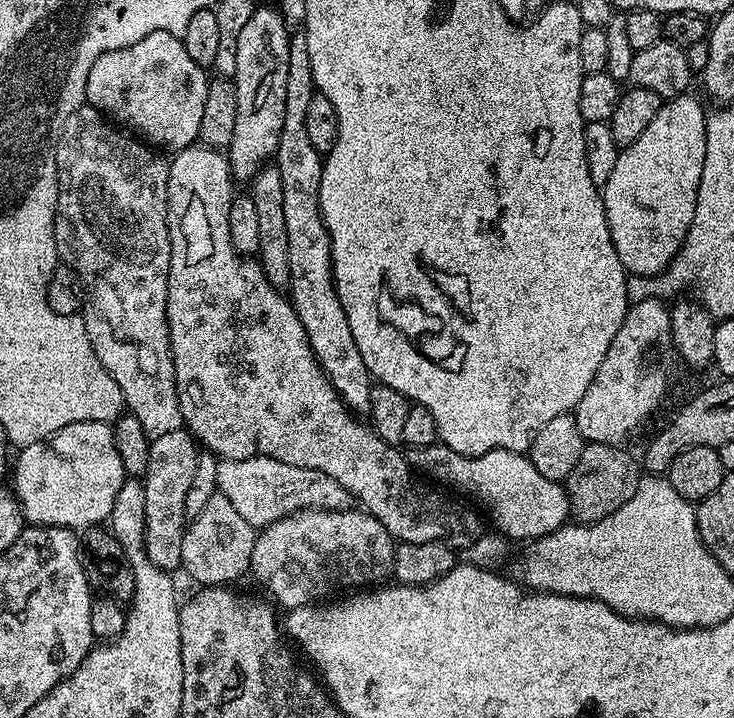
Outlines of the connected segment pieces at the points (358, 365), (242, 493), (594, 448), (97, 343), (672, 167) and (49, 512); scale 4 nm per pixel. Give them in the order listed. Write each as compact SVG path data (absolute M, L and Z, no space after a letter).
M302 34L293 35L288 41L286 118L282 122L282 138L278 138L278 150L274 157L274 166L282 174L282 211L286 218L286 242L290 242L288 251L290 254L290 282L288 283L290 299L292 309L298 314L306 330L306 338L314 350L320 369L326 373L328 381L332 383L337 394L344 399L344 405L347 406L349 412L366 414L370 410L370 390L374 381L372 375L366 370L366 362L362 362L362 354L358 354L354 334L350 334L350 322L346 322L346 310L342 310L342 302L338 298L336 285L332 279L332 243L320 213L324 160L322 153L314 150L310 137L306 135L306 110L310 107L310 98L316 91L316 83L310 70L310 54L306 46L306 38Z
M255 456L254 458L242 458L241 460L220 460L218 463L218 482L216 487L224 497L250 522L254 529L262 529L270 522L274 522L283 516L289 516L292 512L299 512L302 508L325 508L331 512L338 512L341 508L349 507L350 497L348 492L330 474L322 474L322 470L310 470L306 466L290 466L286 462L278 462L274 458Z
M585 443L582 454L578 454L578 463L570 470L568 479L563 481L568 493L568 506L573 521L581 524L593 524L618 510L638 490L642 475L641 465L626 450L627 447L615 444Z
M81 106L70 114L70 118L66 118L60 140L56 143L60 189L54 234L57 257L67 267L73 268L84 284L86 299L82 315L86 334L90 334L90 346L94 354L98 354L98 362L102 362L110 378L118 382L125 409L138 418L142 430L151 438L170 434L170 430L182 427L166 318L170 274L169 161L163 160L160 157L163 155L147 143L123 134L128 135L115 123L109 122L103 112L91 106Z
M692 94L676 96L661 103L650 126L646 126L645 132L629 148L620 149L618 162L614 162L614 171L602 186L602 195L614 250L618 250L618 258L624 271L632 276L660 275L684 244L686 234L690 230L690 220L694 218L702 166L706 162L707 125L706 111L704 112L703 106Z
M103 420L74 422L70 426L62 426L62 430L58 430L47 440L23 445L19 452L20 457L17 460L15 457L14 460L10 484L16 493L17 502L20 503L24 519L29 525L83 530L103 525L107 521L114 506L114 497L118 495L118 490L126 479L122 458L118 458L116 433L111 423Z

